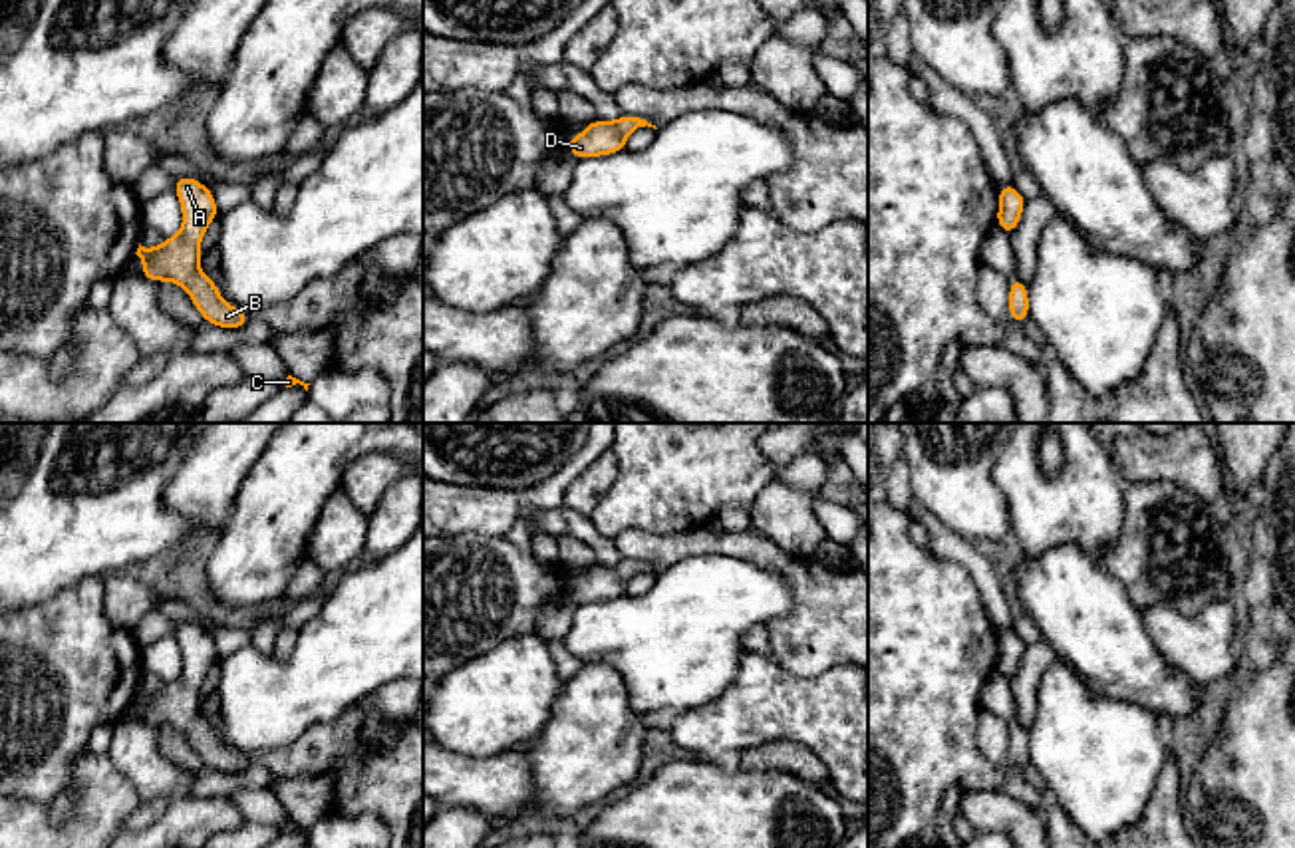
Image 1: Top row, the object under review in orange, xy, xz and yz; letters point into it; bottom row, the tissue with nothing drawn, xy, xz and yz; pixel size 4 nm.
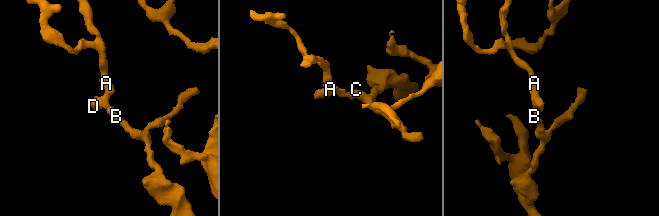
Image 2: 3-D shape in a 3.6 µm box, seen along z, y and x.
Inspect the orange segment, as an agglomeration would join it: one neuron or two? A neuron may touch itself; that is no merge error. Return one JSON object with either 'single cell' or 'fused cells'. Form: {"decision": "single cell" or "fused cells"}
{"decision": "single cell"}

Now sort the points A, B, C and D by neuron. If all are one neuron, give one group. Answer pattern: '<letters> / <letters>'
A B C D

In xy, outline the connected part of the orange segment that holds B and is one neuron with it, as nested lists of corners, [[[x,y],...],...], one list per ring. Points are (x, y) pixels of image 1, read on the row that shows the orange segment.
[[[179,177],[175,195],[183,212],[181,230],[155,248],[139,244],[135,254],[143,262],[141,276],[151,282],[169,280],[185,288],[207,324],[228,330],[244,328],[250,320],[246,312],[226,304],[215,278],[201,272],[203,236],[220,214],[211,189],[193,177]]]

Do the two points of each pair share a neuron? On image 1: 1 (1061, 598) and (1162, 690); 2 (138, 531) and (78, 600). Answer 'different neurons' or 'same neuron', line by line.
1: same neuron
2: different neurons

